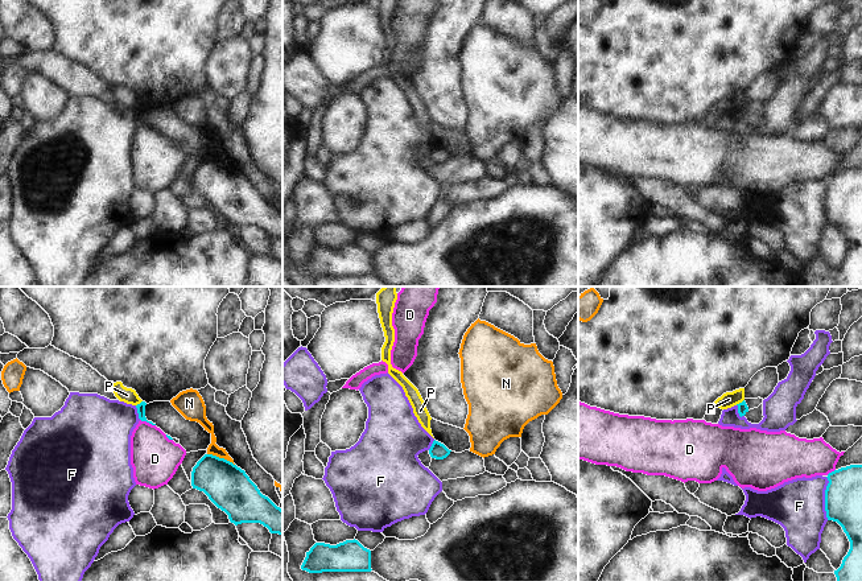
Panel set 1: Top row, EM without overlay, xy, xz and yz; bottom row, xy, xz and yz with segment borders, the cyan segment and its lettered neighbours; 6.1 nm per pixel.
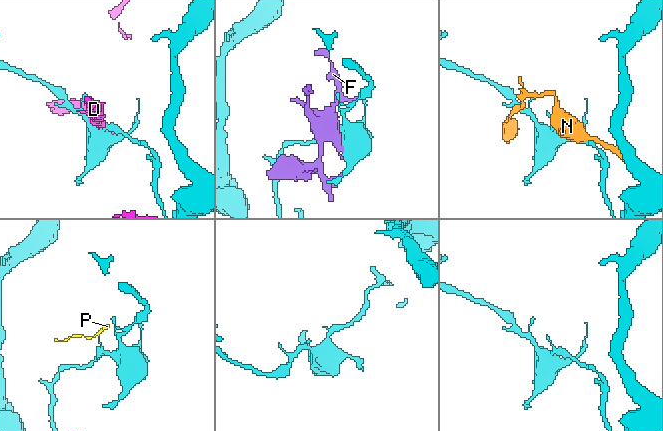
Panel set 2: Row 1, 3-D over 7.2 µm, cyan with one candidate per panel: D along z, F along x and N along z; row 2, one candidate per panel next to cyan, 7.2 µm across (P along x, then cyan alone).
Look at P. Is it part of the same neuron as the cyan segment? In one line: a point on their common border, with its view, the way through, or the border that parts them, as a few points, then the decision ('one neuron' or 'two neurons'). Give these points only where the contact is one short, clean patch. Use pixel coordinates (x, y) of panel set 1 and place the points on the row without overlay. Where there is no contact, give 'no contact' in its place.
yz (739, 107) | along yz (743, 103), (735, 108) | two neurons

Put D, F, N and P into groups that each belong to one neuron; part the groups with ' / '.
D / F / N / P

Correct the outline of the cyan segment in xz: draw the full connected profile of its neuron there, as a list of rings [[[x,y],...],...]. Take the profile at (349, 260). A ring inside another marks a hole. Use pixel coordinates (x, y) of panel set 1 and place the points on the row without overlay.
[[[358,244],[337,250],[315,247],[301,269],[309,277],[322,276],[371,276],[371,255]]]

